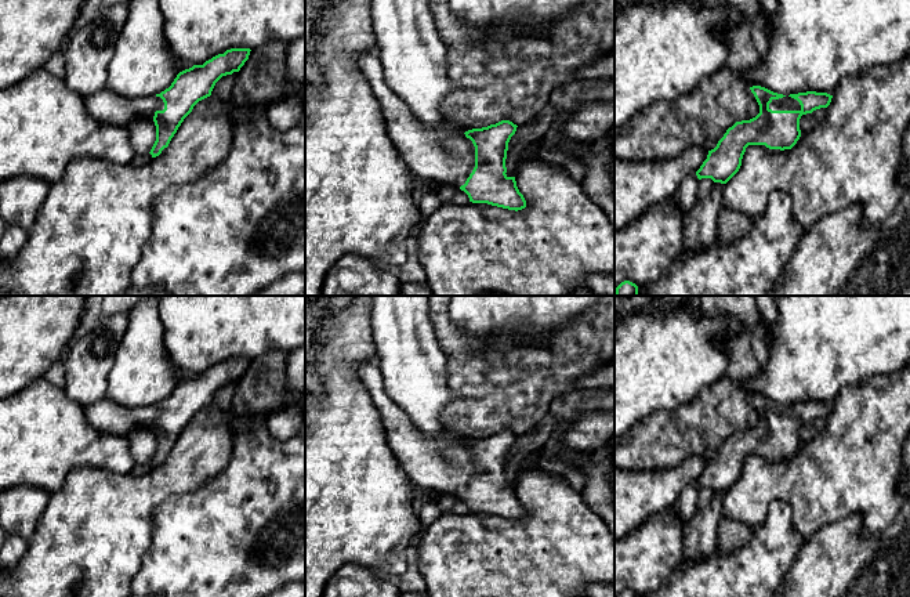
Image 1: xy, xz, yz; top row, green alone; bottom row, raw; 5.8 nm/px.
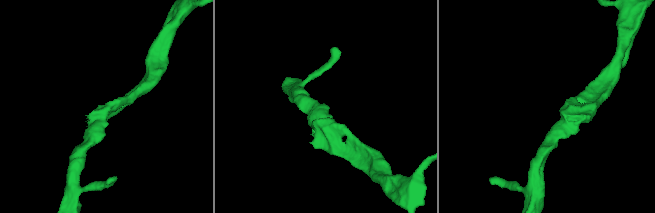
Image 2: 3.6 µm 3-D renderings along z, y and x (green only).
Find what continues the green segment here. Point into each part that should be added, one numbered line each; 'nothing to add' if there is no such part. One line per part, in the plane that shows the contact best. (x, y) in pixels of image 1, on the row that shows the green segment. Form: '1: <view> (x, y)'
1: yz (786, 102)

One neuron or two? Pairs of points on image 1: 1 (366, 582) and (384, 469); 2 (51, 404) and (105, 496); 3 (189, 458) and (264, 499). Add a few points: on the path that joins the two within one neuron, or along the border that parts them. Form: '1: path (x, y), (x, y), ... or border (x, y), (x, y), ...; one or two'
1: border (336, 570), (344, 564), (359, 564), (381, 574); two
2: border (89, 466), (82, 467); two
3: border (234, 445), (231, 460), (189, 492); two

